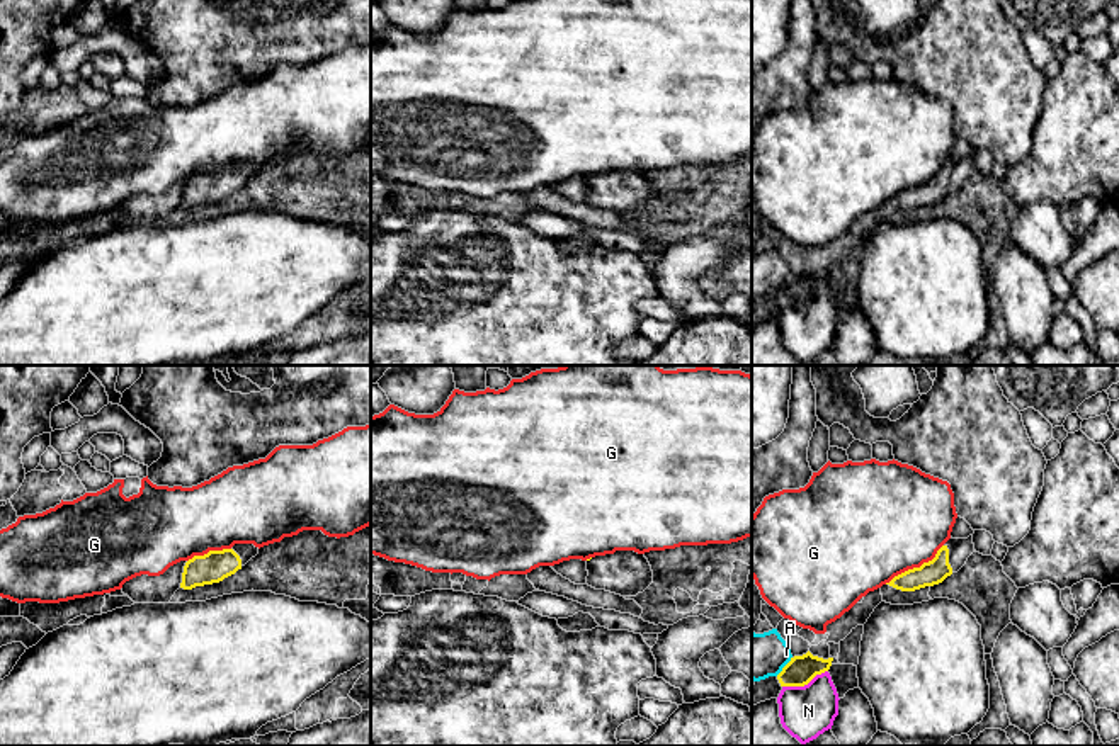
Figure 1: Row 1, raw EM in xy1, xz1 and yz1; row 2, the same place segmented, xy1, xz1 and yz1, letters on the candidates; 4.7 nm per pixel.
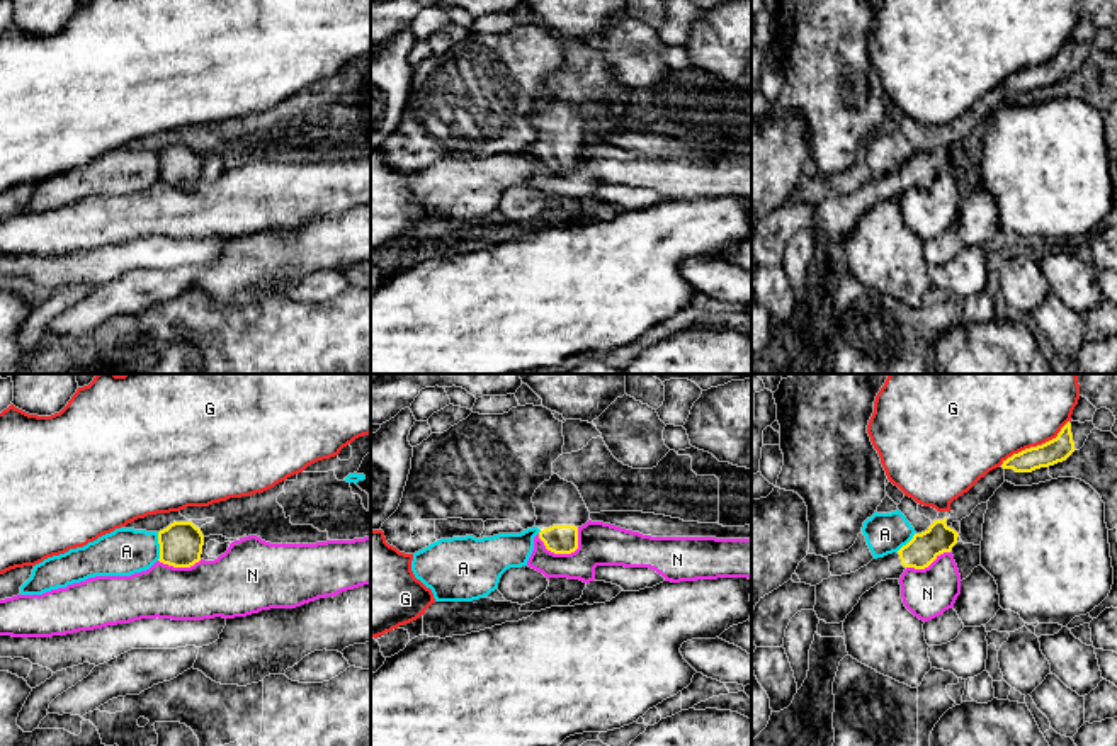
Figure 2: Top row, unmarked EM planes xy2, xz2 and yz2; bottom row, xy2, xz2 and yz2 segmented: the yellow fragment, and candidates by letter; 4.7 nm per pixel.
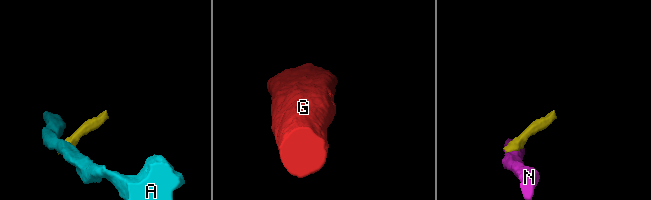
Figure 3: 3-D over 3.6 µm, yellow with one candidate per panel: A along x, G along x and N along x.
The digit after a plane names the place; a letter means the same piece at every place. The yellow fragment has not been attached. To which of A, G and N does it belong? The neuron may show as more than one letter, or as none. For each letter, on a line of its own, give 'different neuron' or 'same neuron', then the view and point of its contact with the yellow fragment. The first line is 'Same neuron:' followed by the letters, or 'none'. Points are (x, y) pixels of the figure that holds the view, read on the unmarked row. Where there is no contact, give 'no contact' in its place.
Same neuron: none
A: different neuron; contact xy2 (160, 165)
G: different neuron; contact yz2 (1037, 65)
N: different neuron; contact xz2 (556, 172)

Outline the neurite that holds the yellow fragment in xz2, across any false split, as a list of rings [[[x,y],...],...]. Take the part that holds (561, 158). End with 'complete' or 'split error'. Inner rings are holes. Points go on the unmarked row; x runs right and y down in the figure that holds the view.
[[[553,92],[534,112],[536,146],[546,168],[571,173],[578,168],[578,148],[590,139],[590,131],[573,102]]]; split error

